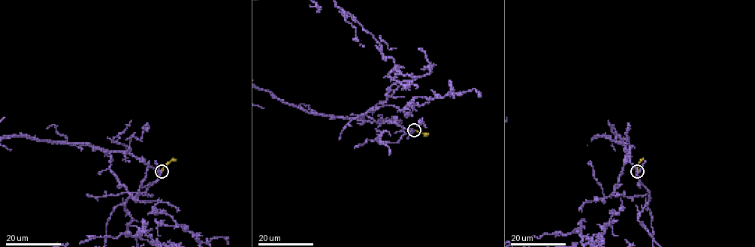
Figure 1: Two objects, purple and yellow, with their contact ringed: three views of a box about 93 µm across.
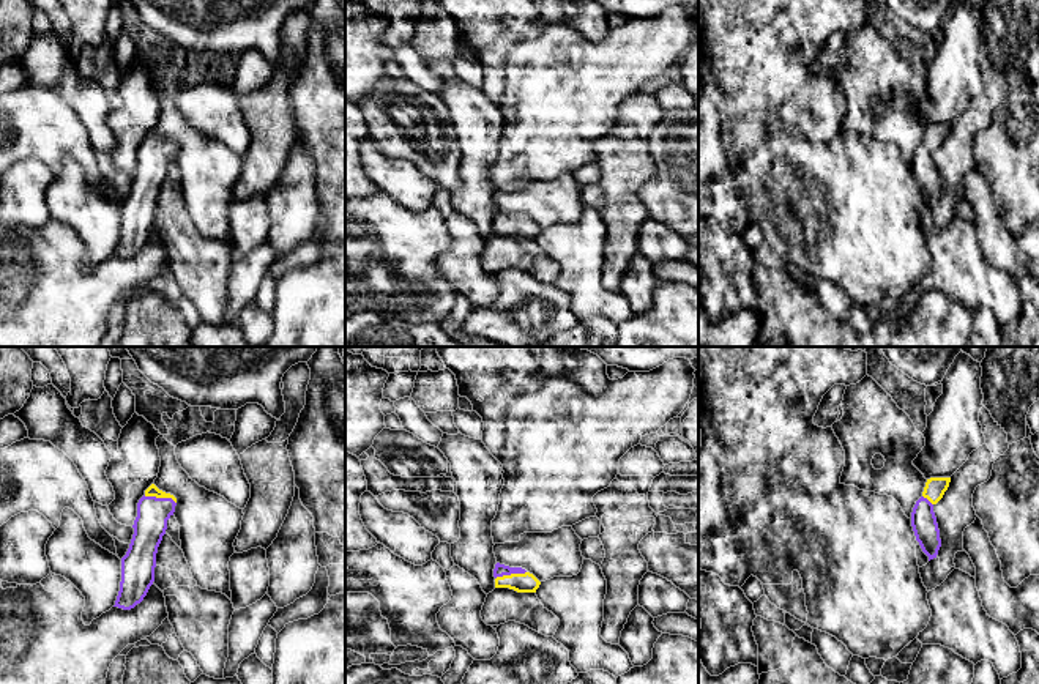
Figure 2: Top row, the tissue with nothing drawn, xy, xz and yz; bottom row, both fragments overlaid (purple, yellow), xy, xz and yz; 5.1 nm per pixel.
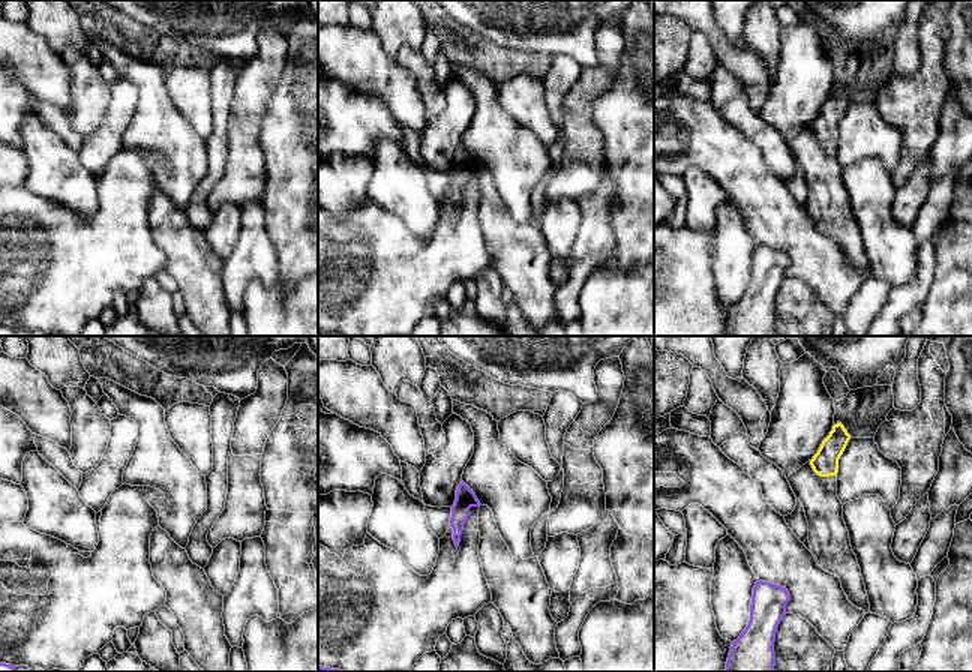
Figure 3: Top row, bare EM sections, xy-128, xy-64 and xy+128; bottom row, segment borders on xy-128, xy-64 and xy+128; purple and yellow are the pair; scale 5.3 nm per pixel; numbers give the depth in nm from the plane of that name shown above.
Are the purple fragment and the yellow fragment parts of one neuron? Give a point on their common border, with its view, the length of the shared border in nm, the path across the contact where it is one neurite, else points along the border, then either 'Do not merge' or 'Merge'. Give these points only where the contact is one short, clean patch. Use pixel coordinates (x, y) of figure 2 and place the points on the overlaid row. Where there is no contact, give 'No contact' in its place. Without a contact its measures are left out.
Touches purple at xy (160, 498). Shared border 170 nm. Path across: xy (150, 525), (160, 498), (152, 490). Merge

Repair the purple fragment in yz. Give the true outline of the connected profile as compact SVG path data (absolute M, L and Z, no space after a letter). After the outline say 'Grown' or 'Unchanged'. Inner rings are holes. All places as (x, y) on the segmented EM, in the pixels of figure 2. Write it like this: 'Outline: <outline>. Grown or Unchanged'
Outline: M930 478L925 482L922 496L916 501L911 512L911 526L922 552L929 561L937 558L941 547L940 530L933 506L943 498L951 478Z. Grown

